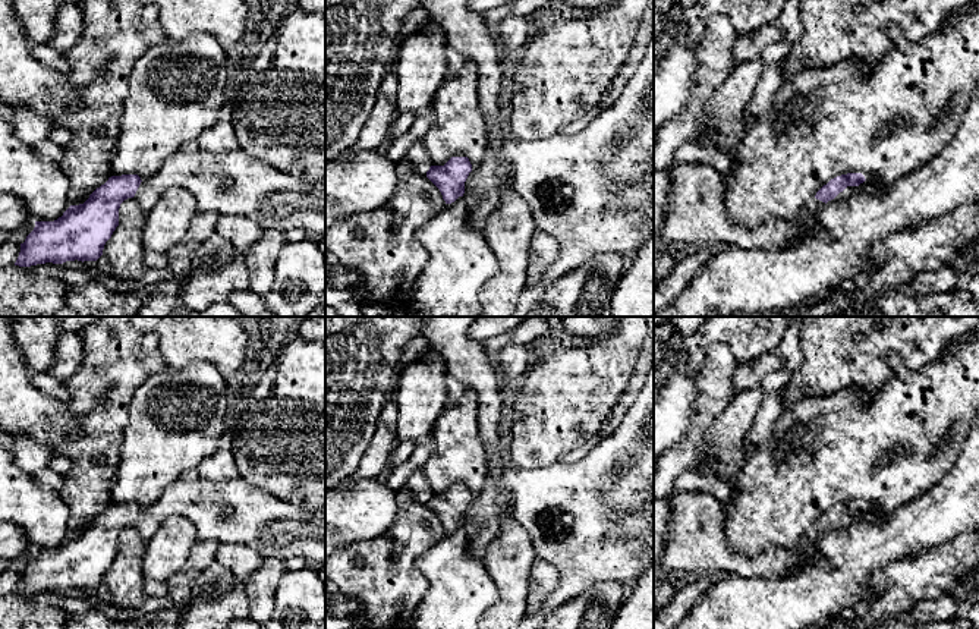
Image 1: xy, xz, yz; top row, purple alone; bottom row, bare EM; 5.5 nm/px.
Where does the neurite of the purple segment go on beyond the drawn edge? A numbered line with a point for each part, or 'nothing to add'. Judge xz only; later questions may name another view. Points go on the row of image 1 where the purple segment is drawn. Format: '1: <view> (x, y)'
1: xz (592, 191)

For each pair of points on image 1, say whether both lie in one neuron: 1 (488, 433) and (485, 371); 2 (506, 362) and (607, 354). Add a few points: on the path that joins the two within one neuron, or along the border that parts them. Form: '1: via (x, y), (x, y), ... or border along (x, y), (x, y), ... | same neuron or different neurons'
1: via (488, 418), (488, 386) | same neuron
2: border along (535, 354), (531, 365), (523, 373) | different neurons

